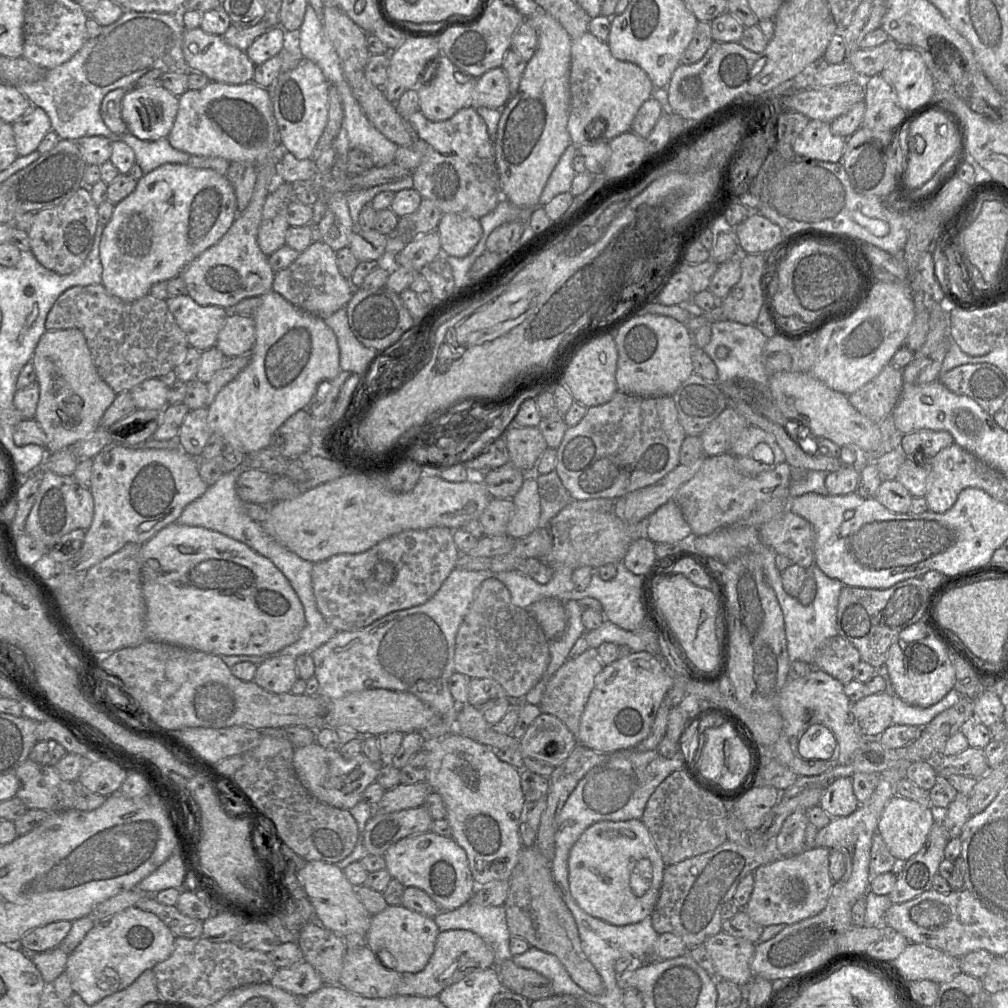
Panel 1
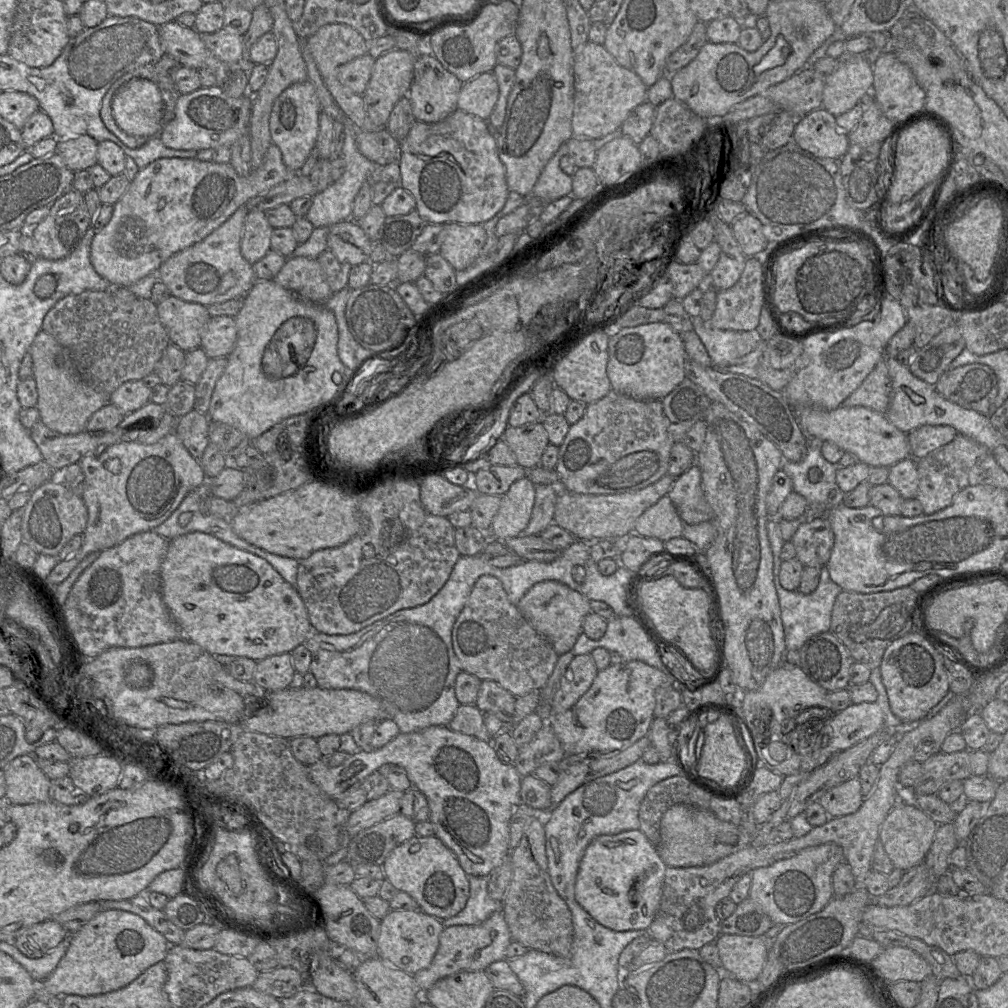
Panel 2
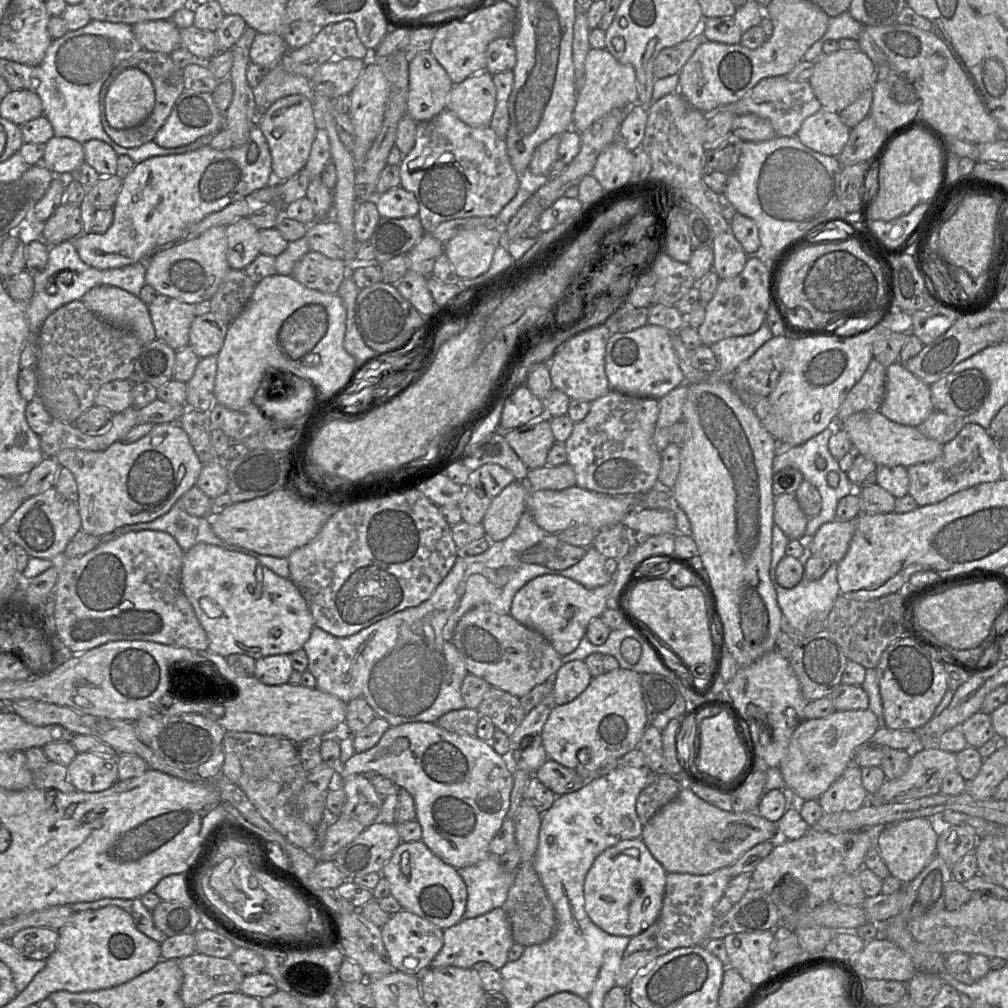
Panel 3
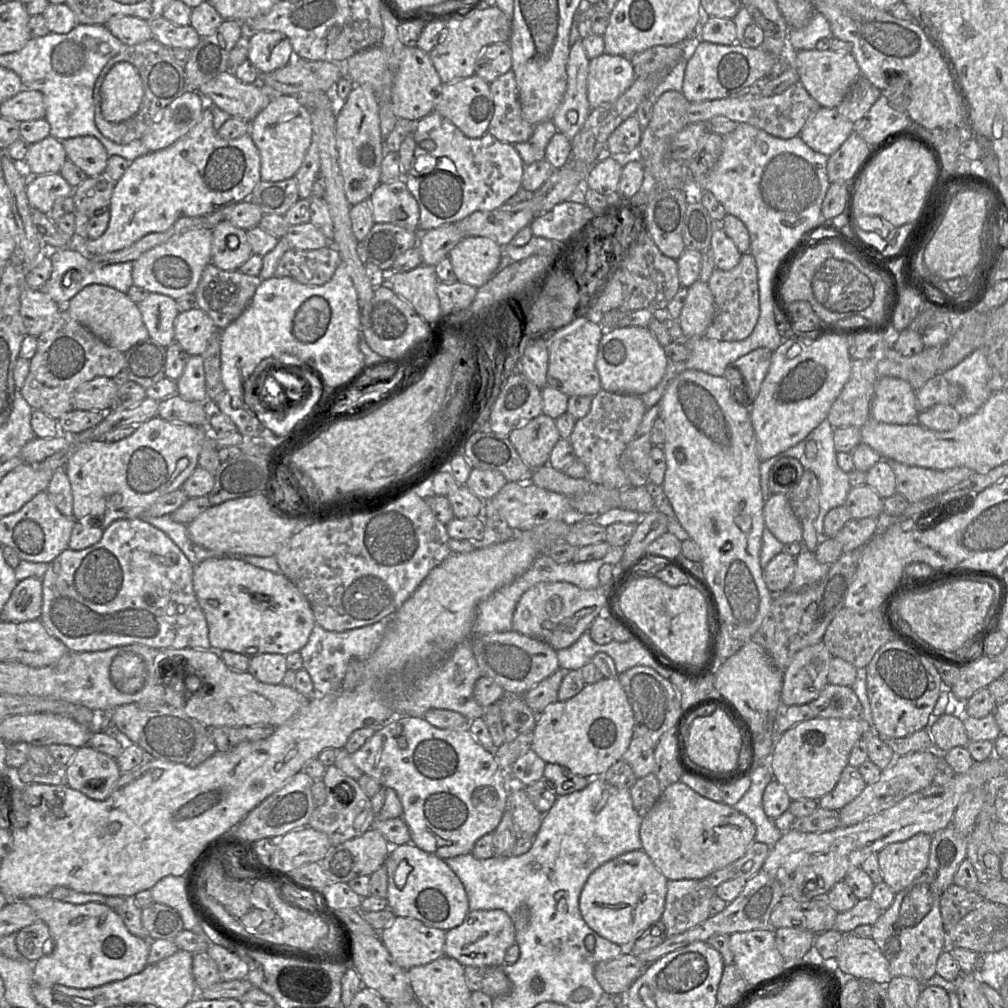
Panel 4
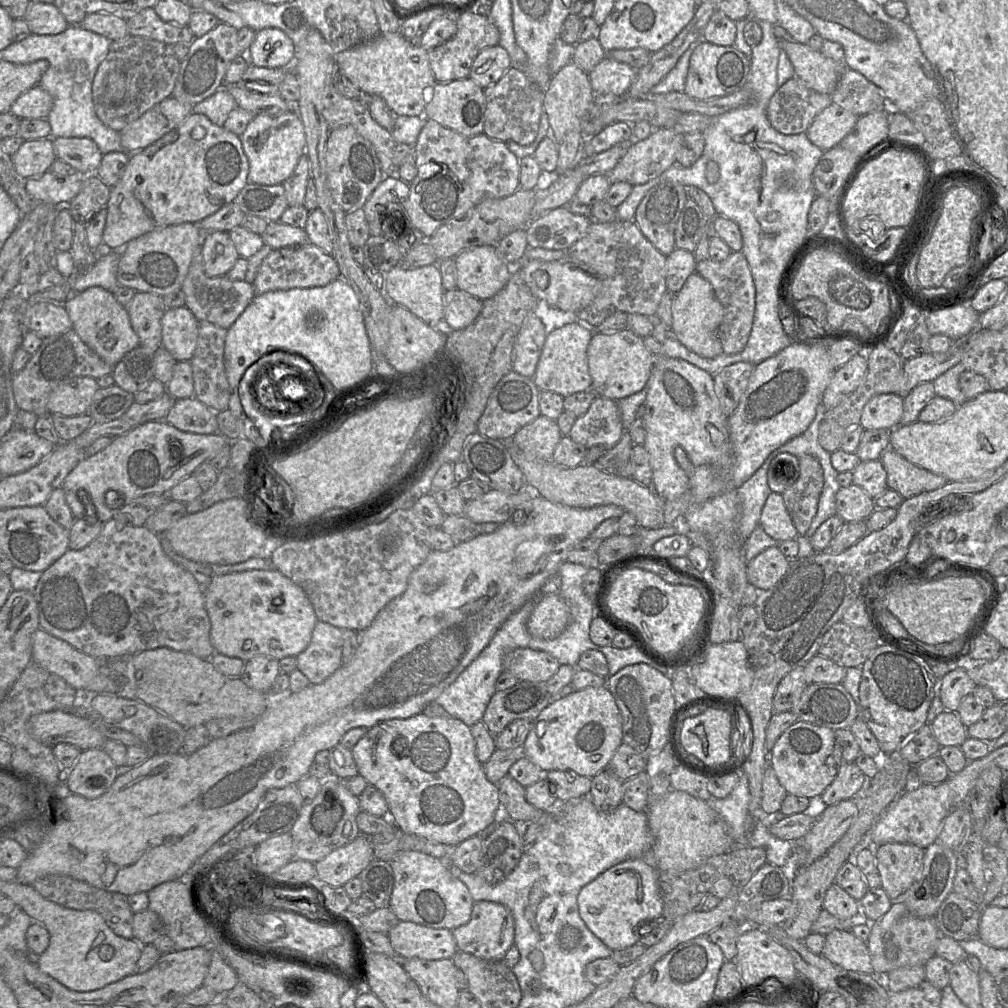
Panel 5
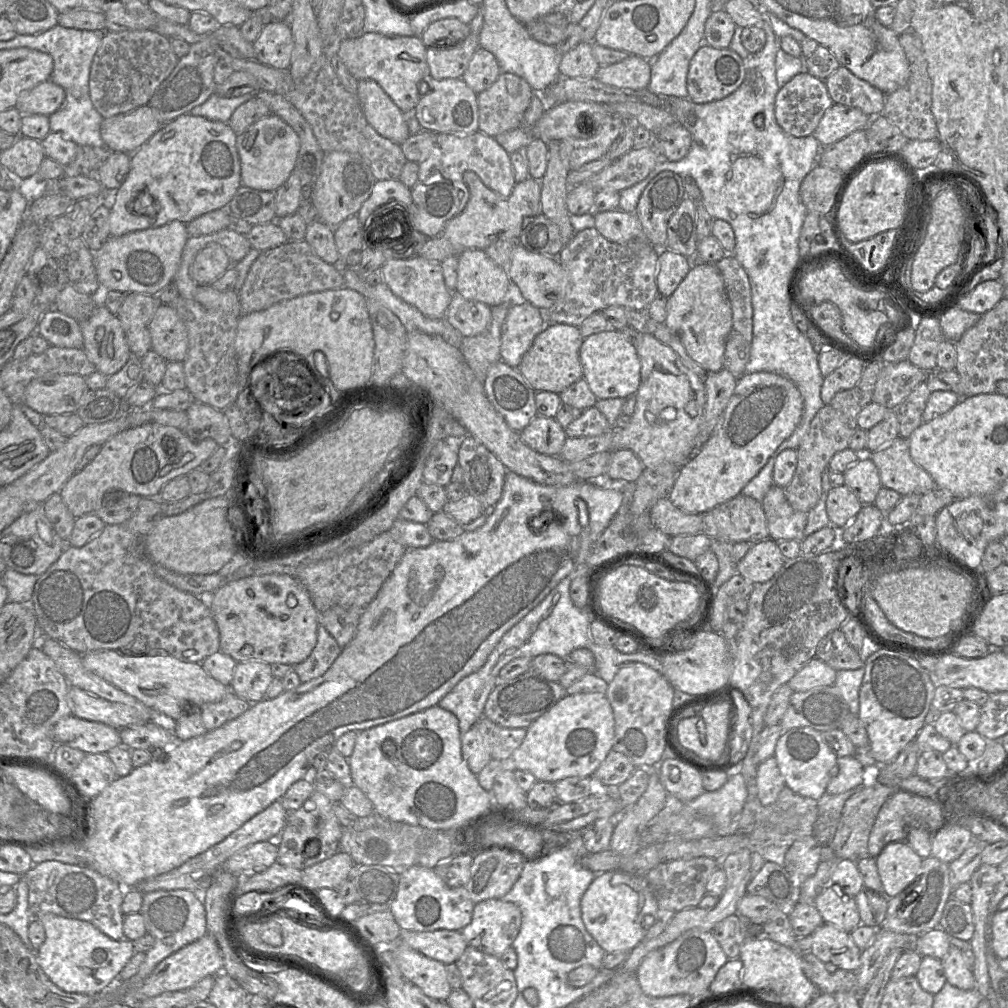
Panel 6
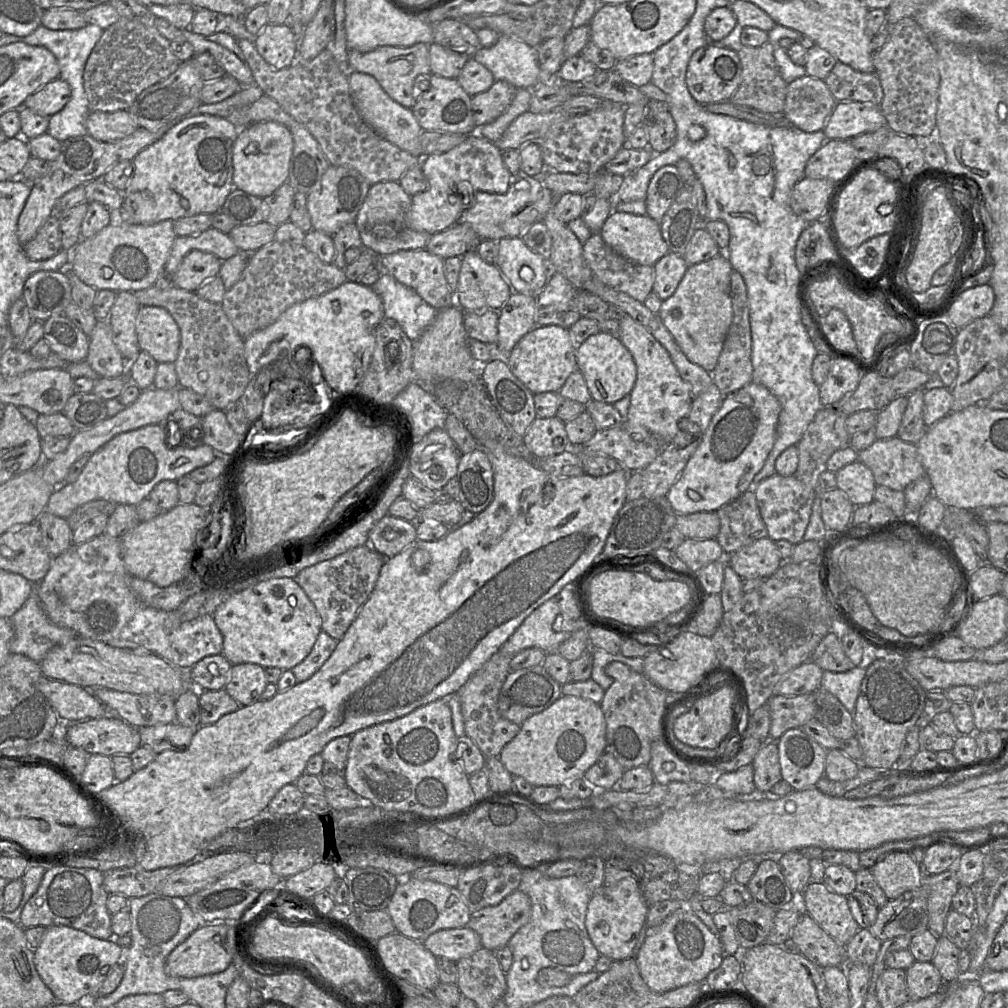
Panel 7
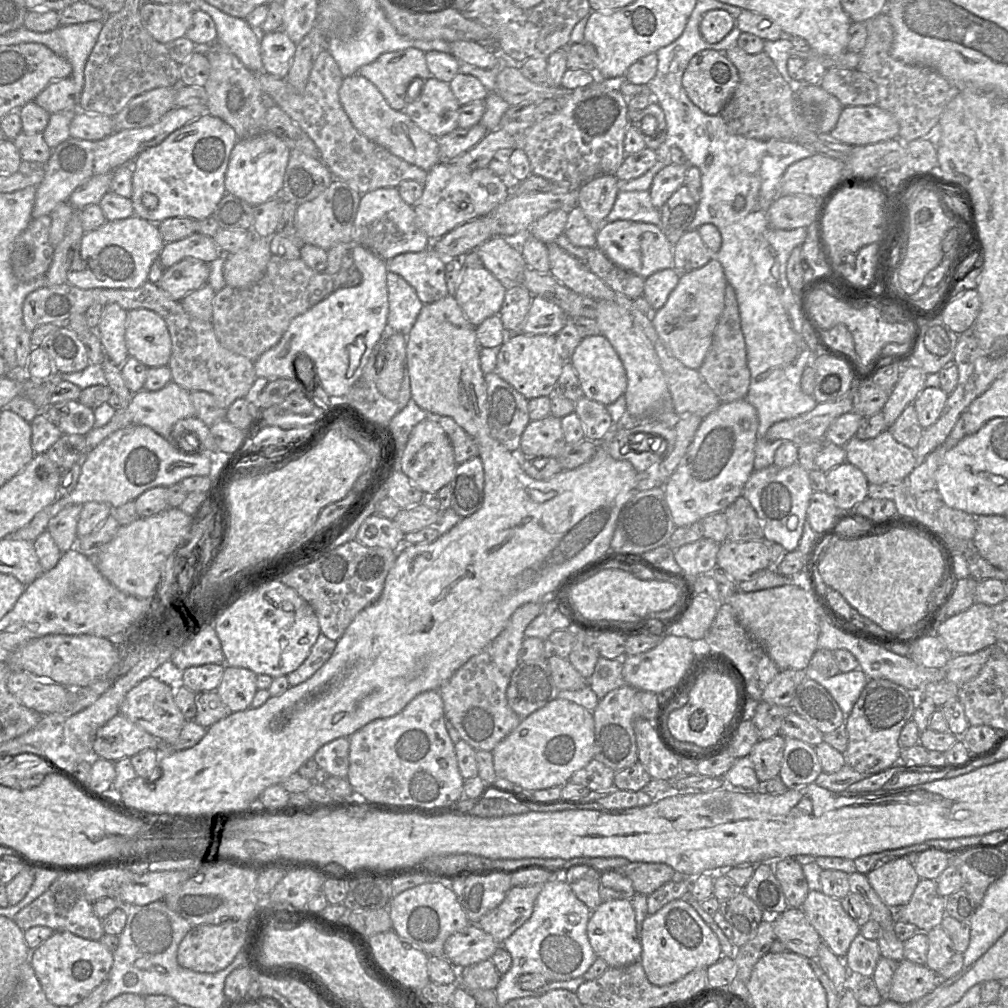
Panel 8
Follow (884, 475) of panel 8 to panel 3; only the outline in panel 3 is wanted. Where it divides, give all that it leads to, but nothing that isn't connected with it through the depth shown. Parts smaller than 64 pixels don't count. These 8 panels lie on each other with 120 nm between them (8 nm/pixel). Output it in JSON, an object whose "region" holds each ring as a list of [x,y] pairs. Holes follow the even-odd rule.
{"region":[[[966,423],[955,438],[944,444],[939,457],[911,465],[907,467],[907,473],[908,494],[919,507],[941,502],[958,491],[1004,477],[999,448],[987,430],[974,423]]]}

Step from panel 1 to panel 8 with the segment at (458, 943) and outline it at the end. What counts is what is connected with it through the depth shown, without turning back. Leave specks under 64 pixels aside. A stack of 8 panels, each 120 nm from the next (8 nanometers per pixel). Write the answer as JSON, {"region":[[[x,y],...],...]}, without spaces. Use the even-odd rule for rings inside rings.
{"region":[[[541,884],[512,887],[502,903],[485,914],[477,925],[490,934],[499,945],[502,945],[531,917],[541,889]]]}

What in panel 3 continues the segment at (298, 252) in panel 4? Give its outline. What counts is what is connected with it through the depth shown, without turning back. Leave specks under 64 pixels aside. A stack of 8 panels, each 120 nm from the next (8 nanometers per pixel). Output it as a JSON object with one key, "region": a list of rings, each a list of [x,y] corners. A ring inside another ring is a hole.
{"region":[[[309,251],[296,262],[291,275],[309,289],[337,294],[347,274],[348,264],[344,260]]]}

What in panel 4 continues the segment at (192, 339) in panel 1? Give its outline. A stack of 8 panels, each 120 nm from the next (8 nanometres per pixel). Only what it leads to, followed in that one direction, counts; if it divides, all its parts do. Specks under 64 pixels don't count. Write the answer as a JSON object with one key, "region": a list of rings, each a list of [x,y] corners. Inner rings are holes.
{"region":[[[149,293],[141,302],[136,303],[149,337],[164,347],[174,340],[174,320],[179,314],[176,300],[159,294]]]}

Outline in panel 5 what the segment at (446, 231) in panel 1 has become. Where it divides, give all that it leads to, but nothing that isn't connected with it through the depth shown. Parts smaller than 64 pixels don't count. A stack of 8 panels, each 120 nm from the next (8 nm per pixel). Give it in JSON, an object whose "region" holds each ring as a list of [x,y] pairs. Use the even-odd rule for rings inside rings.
{"region":[[[491,245],[467,248],[454,259],[457,288],[480,300],[501,291],[512,273],[512,266]]]}

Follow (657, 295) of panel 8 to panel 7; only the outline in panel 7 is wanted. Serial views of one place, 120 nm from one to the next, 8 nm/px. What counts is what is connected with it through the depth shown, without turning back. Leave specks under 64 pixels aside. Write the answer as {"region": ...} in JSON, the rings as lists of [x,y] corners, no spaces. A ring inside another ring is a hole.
{"region":[[[668,252],[654,264],[653,292],[662,301],[672,296],[688,266],[683,256]]]}

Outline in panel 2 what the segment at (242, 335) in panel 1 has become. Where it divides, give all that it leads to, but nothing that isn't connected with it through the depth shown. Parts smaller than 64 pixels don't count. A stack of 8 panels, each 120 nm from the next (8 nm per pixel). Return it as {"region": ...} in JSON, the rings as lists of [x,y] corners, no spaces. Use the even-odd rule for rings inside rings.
{"region":[[[230,316],[210,317],[201,335],[201,347],[209,359],[227,357],[237,340],[235,319]]]}

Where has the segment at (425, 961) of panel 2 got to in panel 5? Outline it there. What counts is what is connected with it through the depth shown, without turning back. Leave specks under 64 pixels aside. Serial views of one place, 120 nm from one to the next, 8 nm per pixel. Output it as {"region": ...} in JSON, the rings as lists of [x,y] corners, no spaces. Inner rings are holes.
{"region":[[[399,921],[388,933],[391,946],[401,960],[452,958],[458,951],[452,930],[435,929],[413,922]]]}

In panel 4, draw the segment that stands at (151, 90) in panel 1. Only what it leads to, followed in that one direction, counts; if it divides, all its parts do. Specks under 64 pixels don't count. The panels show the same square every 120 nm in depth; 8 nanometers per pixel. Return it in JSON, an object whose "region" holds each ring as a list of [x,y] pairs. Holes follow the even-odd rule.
{"region":[[[128,62],[117,63],[101,86],[103,117],[112,123],[131,118],[139,110],[143,95],[143,83],[136,68]]]}

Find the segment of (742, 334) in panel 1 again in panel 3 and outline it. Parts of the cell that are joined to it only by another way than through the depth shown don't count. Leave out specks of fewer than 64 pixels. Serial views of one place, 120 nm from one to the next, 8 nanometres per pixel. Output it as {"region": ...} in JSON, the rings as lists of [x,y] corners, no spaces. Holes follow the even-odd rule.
{"region":[[[764,322],[753,334],[725,338],[710,345],[718,361],[718,369],[709,373],[710,378],[731,377],[742,362],[773,337],[768,324]]]}

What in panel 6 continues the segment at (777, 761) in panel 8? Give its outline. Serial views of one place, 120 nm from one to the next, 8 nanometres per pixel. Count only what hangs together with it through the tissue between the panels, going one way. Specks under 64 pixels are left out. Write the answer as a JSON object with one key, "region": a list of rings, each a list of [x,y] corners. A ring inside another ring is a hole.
{"region":[[[774,755],[757,766],[756,800],[759,805],[769,806],[774,804],[784,786],[785,780]]]}

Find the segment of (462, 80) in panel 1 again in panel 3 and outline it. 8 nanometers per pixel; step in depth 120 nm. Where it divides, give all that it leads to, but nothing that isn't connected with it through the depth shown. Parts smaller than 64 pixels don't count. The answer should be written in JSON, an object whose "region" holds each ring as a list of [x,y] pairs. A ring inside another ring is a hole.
{"region":[[[419,52],[411,57],[408,72],[407,115],[418,123],[445,110],[454,84],[431,52]]]}

